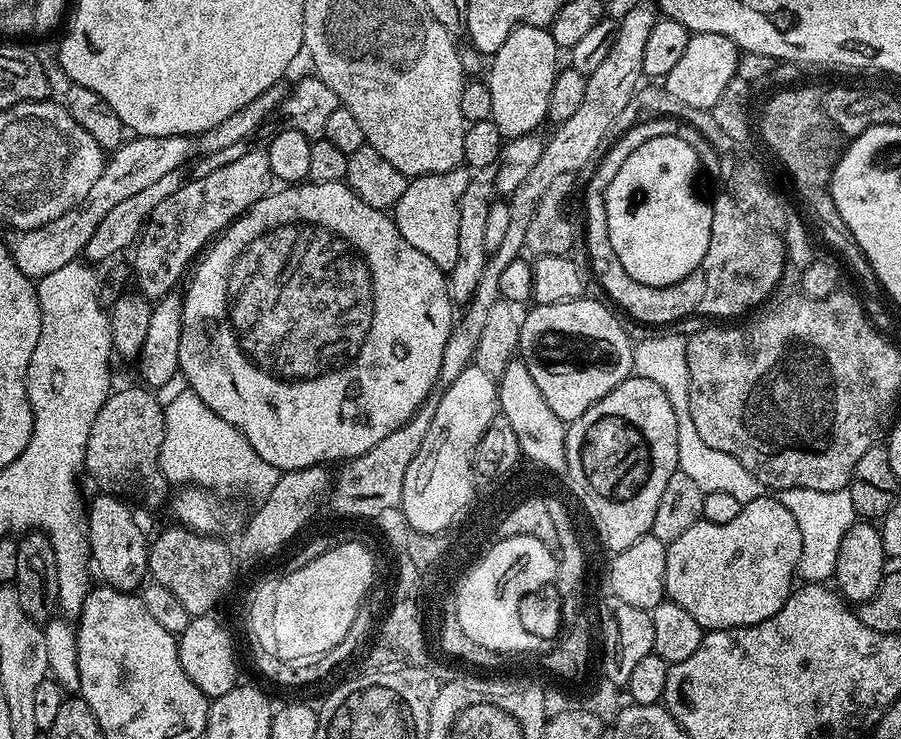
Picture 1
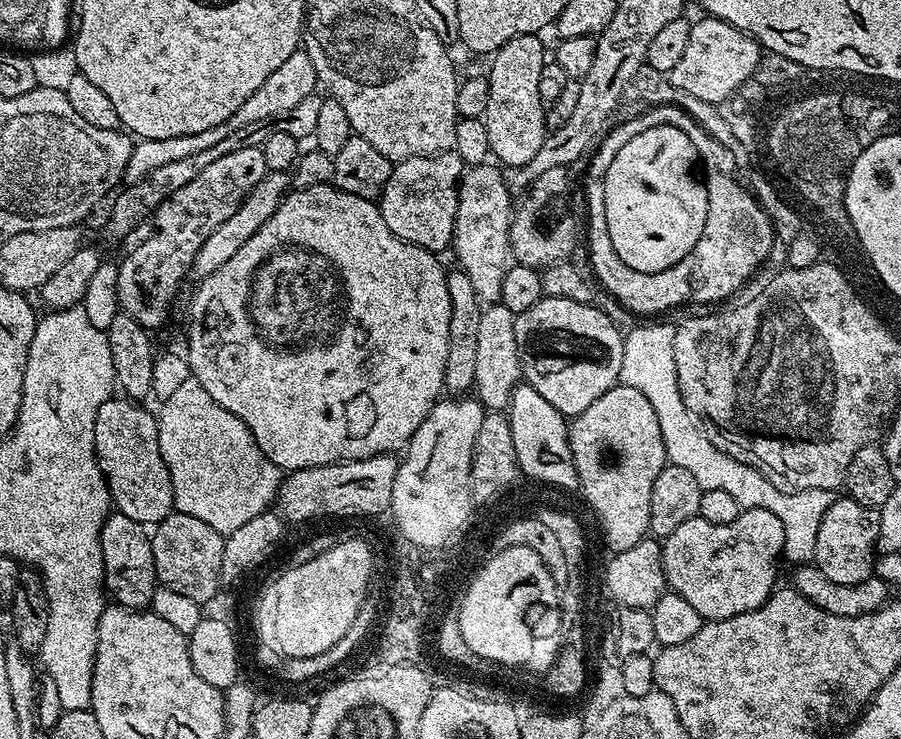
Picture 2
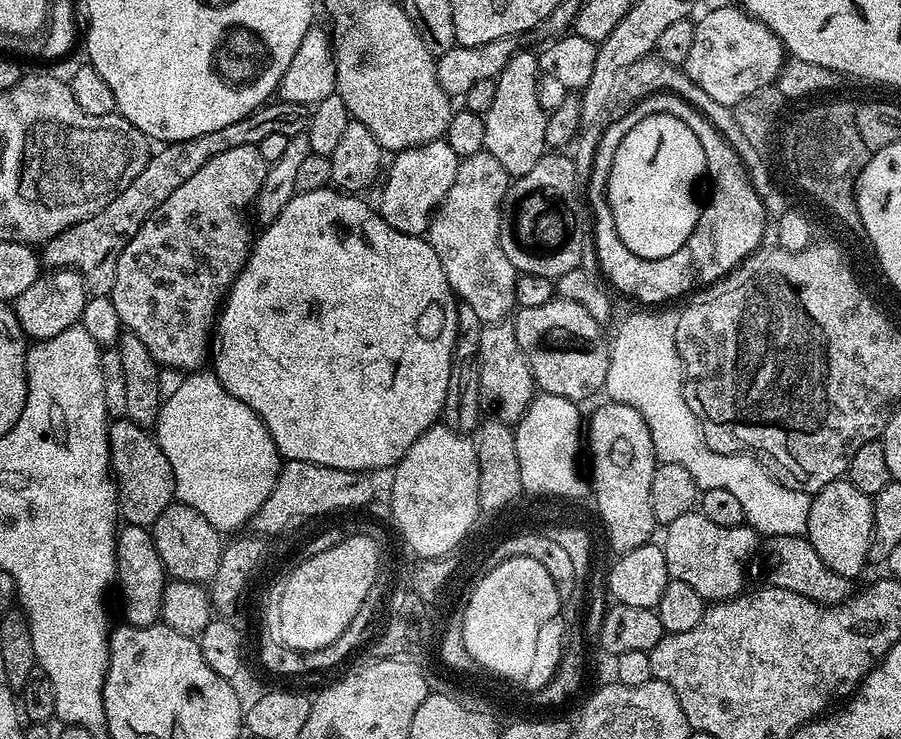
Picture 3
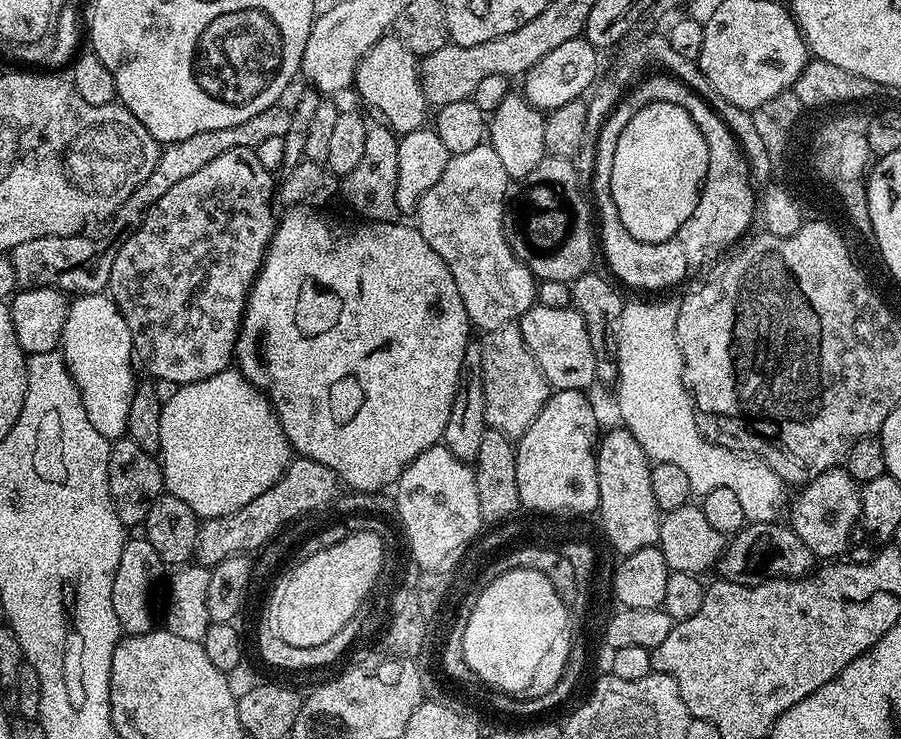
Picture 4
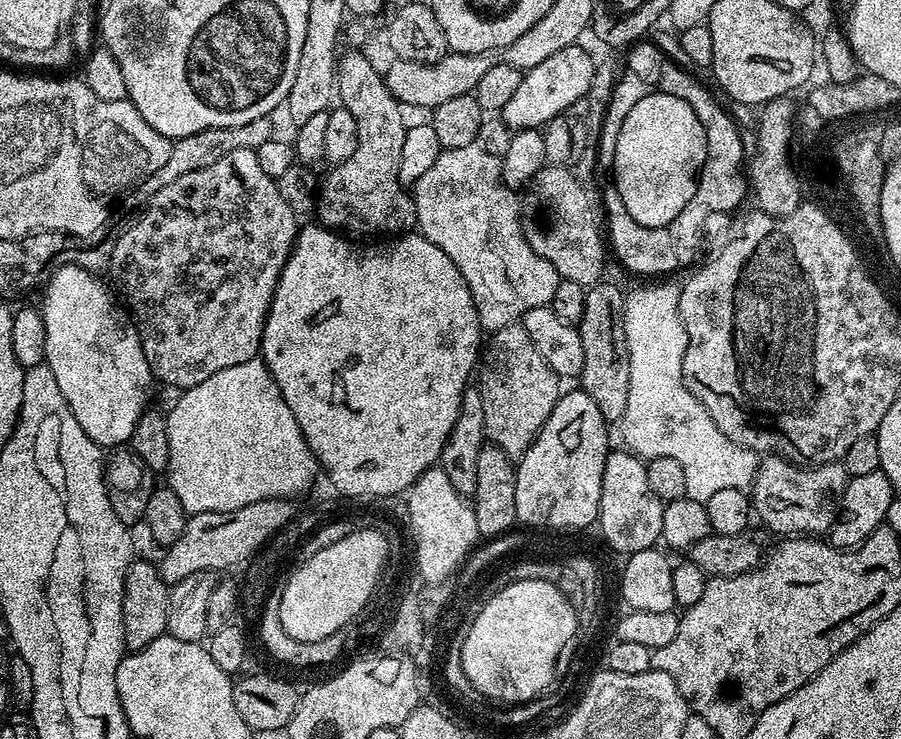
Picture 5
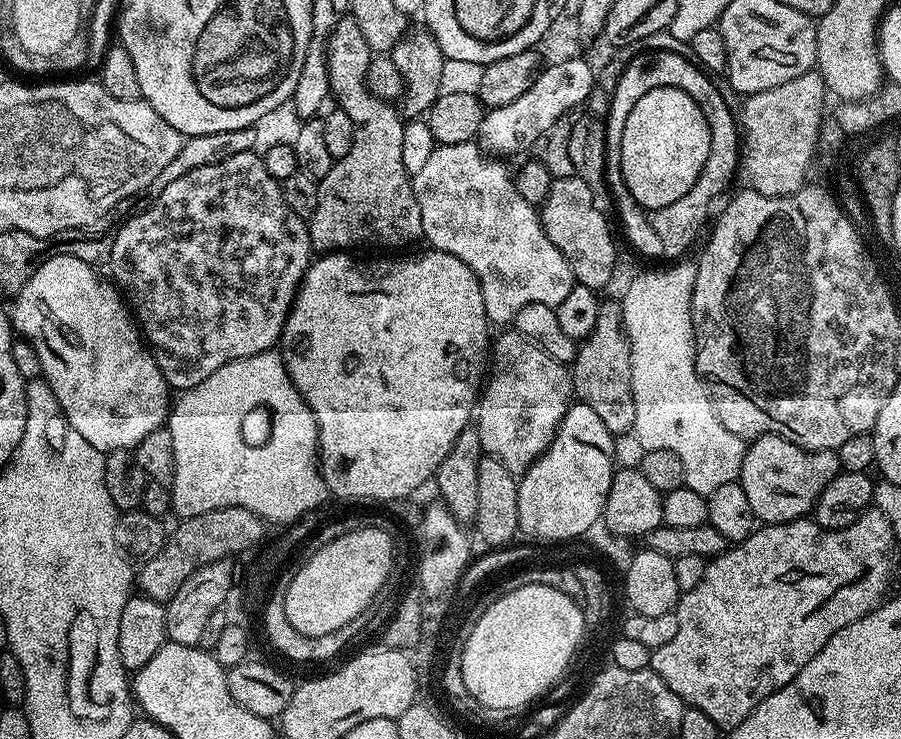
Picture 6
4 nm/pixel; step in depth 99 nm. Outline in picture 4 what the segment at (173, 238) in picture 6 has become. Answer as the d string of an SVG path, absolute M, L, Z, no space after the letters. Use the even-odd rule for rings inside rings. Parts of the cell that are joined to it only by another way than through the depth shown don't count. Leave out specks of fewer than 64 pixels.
M235 148L226 150L226 154L214 158L214 162L209 162L207 166L202 166L202 170L194 170L194 174L189 174L187 178L182 178L182 182L177 182L175 186L170 186L158 202L154 202L148 207L148 213L144 215L144 220L126 238L126 242L120 244L118 254L112 263L110 278L108 279L107 295L111 296L113 302L118 306L122 318L126 318L126 326L130 326L130 338L132 339L132 350L137 361L144 363L144 368L157 381L165 380L171 386L183 386L202 382L212 375L226 371L234 360L236 351L236 338L240 335L240 329L244 323L244 307L248 305L248 291L260 273L260 268L264 264L264 256L268 252L268 244L272 240L272 235L276 233L278 223L277 217L272 217L272 196L274 200L274 176L273 173L258 162L258 154L254 148Z

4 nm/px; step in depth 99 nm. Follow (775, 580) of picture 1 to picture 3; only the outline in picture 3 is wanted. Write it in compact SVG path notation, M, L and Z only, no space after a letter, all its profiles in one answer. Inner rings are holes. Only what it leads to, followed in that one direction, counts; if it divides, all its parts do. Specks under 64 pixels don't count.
M693 510L682 514L682 518L674 518L674 522L667 524L663 532L662 547L666 554L666 570L671 579L686 582L698 590L706 602L730 600L745 591L744 567L758 541L755 528L744 524L733 528L718 526L700 511Z

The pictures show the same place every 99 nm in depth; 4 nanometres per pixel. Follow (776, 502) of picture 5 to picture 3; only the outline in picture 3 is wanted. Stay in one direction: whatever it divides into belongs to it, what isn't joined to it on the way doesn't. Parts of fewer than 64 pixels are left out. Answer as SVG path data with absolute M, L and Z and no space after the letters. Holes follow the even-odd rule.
M847 478L830 482L812 496L806 539L812 543L814 550L818 550L818 558L822 558L822 562L826 562L826 566L830 566L834 574L856 578L856 575L863 570L864 564L869 563L868 551L872 545L872 527L874 526L872 501L873 497L862 494L862 490L858 490L858 486L854 486Z

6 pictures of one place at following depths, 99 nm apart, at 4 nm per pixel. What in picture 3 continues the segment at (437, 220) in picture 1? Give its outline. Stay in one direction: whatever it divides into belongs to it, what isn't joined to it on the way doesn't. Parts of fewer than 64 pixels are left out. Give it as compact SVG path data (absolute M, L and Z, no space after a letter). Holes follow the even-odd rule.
M441 138L413 148L403 148L391 159L392 165L389 168L387 165L386 175L382 180L384 189L380 192L380 204L378 203L380 217L394 226L394 230L402 230L402 234L424 236L432 221L432 213L440 205L442 198L446 198L450 186L454 186L461 157L450 150L447 139Z

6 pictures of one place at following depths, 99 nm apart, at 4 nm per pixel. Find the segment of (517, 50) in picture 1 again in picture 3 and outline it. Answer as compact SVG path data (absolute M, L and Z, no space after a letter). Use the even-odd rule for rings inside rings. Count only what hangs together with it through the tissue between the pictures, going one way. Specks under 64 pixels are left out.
M518 50L506 62L506 66L496 77L494 103L490 110L483 113L486 126L484 147L506 169L509 177L515 178L526 174L534 167L534 162L546 155L546 108L540 105L540 96L536 93L536 72L538 73L538 56L534 51Z

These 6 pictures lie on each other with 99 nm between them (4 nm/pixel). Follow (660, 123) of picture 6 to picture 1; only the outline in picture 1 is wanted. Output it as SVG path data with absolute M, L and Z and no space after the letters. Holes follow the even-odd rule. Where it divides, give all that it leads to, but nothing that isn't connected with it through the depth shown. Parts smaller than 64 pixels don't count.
M669 136L650 138L622 162L614 182L604 191L604 205L610 246L632 276L640 276L648 284L668 284L668 280L690 274L692 264L704 256L709 210L694 198L698 191L696 172L700 171L694 146Z

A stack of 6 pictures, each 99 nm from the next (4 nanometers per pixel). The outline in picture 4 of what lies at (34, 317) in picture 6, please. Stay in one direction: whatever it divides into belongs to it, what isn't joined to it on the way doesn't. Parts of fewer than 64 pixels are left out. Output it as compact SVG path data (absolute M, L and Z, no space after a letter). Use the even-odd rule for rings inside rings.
M85 292L75 298L69 303L60 339L62 355L82 394L82 406L86 406L86 418L90 418L94 430L110 442L119 440L128 431L130 402L138 383L138 377L132 373L130 326L126 326L126 318L104 292Z

